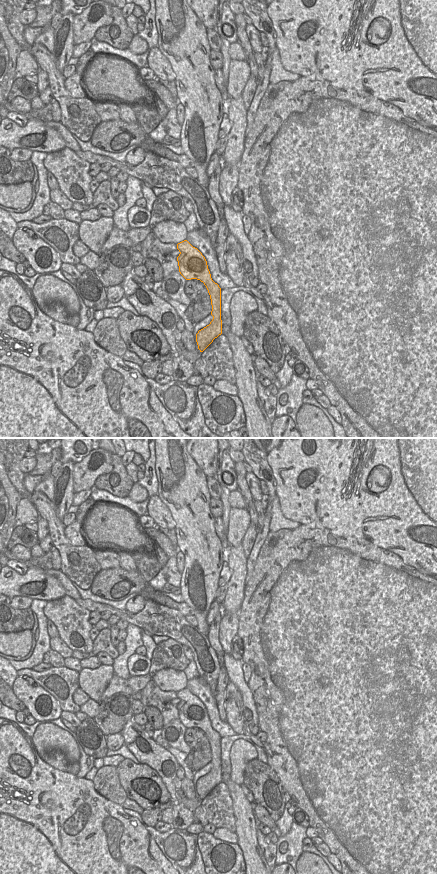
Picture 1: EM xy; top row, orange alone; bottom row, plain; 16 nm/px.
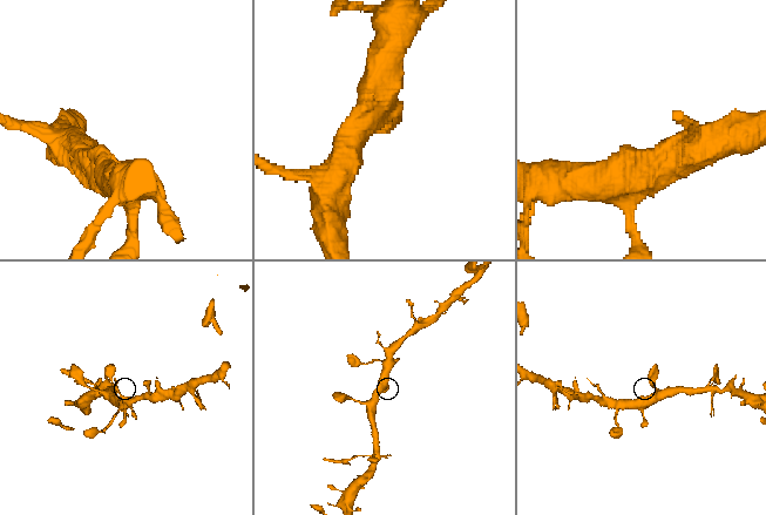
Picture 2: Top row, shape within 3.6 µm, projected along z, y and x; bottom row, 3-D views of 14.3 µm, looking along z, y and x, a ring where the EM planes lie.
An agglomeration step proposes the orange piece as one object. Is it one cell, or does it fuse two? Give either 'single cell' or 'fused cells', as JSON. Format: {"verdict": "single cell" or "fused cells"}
{"verdict": "single cell"}

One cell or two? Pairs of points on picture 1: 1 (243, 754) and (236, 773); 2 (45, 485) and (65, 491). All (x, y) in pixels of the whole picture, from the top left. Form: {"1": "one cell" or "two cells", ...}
{"1": "one cell", "2": "two cells"}

